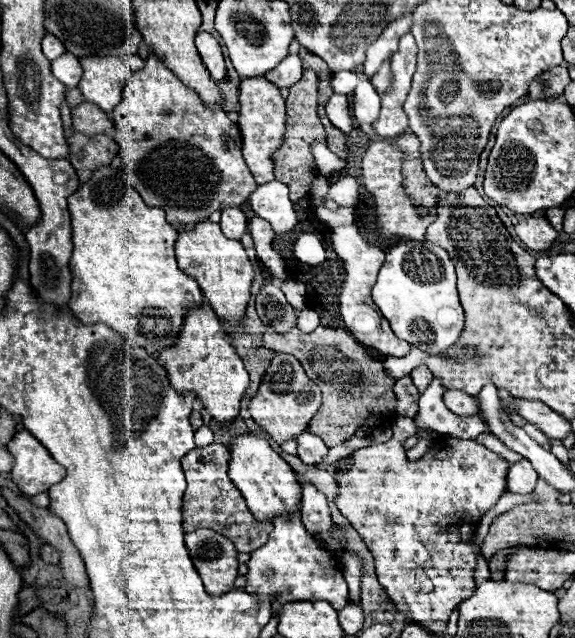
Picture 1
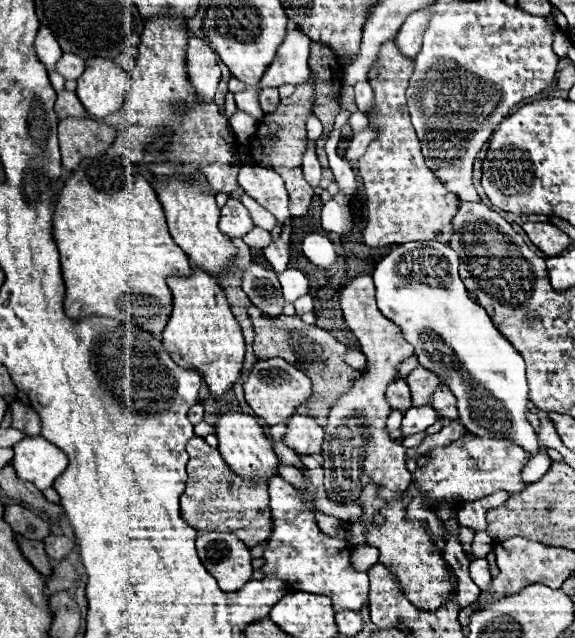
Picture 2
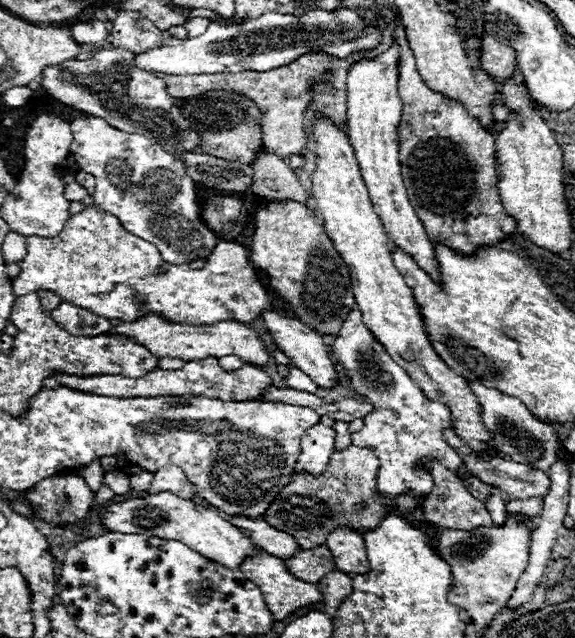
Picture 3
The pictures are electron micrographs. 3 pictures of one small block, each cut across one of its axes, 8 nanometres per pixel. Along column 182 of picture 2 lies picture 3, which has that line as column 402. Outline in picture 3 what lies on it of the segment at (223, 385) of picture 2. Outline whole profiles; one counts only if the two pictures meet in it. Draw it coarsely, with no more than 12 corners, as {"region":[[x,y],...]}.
{"region":[[328,118],[312,126],[312,196],[352,276],[364,324],[456,436],[492,434],[464,376],[434,352],[394,266],[358,160]]}

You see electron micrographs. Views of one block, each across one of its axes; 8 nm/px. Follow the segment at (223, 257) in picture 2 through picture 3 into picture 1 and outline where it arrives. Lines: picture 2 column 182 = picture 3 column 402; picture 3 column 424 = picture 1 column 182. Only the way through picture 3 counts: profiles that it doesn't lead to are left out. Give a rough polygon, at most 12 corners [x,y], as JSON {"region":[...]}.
{"region":[[202,220],[180,232],[180,270],[234,332],[254,280],[240,242]]}

